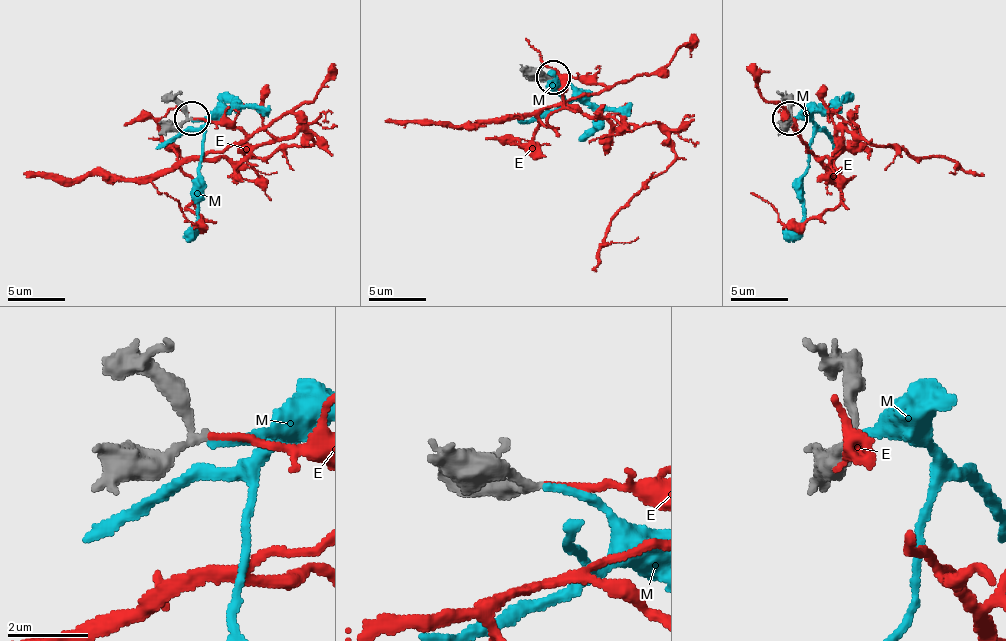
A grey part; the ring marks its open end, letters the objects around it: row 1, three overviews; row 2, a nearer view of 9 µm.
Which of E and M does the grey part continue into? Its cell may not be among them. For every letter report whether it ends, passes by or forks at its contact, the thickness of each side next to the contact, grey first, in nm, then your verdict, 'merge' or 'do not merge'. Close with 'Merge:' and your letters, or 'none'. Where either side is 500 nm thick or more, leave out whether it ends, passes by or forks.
E: it ends; calibres 180 and 160 nm; merge
M: it ends; calibres 180 and 190 nm; do not merge
Merge: E

